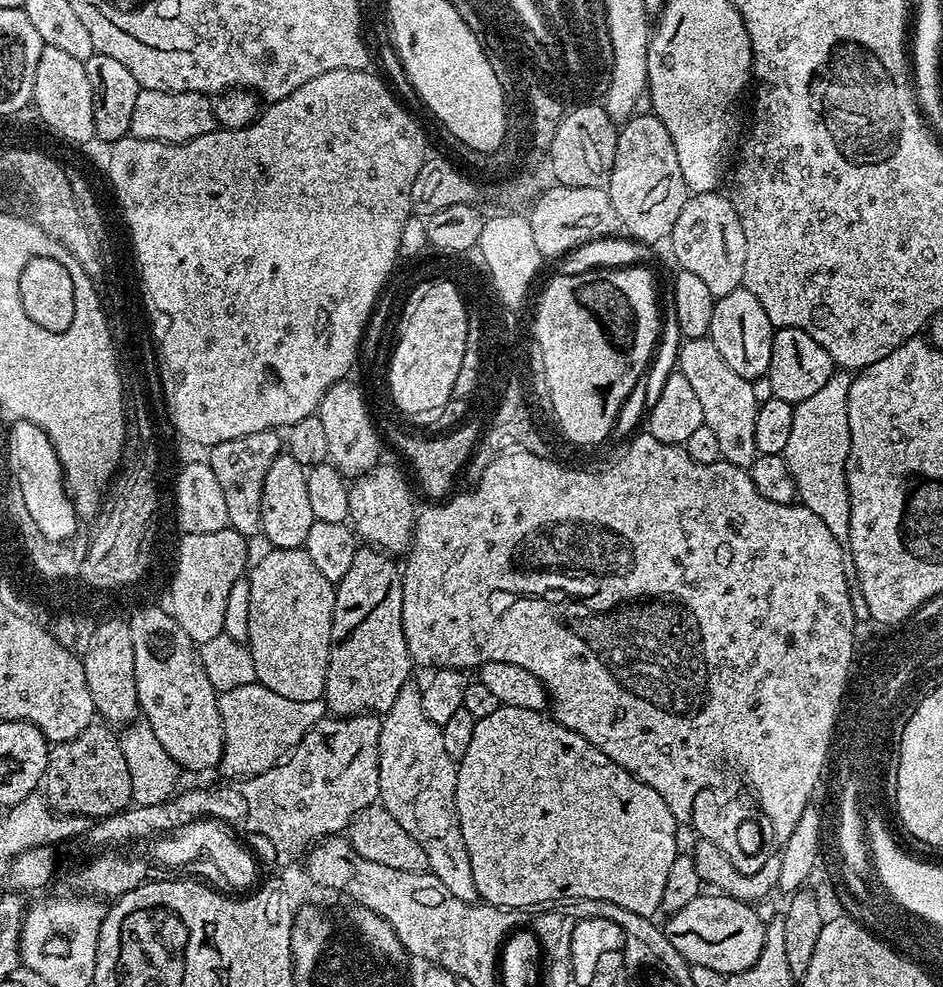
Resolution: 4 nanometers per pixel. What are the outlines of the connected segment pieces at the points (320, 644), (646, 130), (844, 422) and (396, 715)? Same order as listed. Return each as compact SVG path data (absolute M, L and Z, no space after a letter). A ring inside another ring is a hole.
M269 547L267 551L247 573L250 614L246 647L253 658L256 679L293 702L323 700L336 589L322 578L303 548Z
M637 114L632 117L631 120L627 121L617 131L616 134L616 149L614 150L614 170L610 174L608 179L608 193L610 194L610 202L614 202L614 210L618 210L618 218L620 219L623 231L627 233L631 239L636 241L644 241L645 244L651 246L658 245L659 240L667 241L672 235L674 230L674 222L678 222L678 214L682 210L682 206L688 200L690 195L686 182L682 178L682 166L678 166L678 150L674 150L674 138L670 138L670 133L667 132L666 126L662 126L662 122L655 116L655 114Z
M848 370L833 371L830 382L817 390L806 402L794 407L794 427L786 442L783 457L796 482L799 503L810 509L822 522L826 522L830 534L838 542L847 545L850 534L850 498L846 462L850 450L850 426L846 406L852 385L853 373Z
M409 682L394 698L394 706L383 713L380 721L380 765L378 766L378 786L380 787L379 803L383 804L398 821L398 826L426 850L428 871L434 873L438 882L454 894L454 898L462 898L462 902L477 903L474 874L470 870L470 854L466 854L466 842L462 842L462 830L458 822L458 806L456 805L456 769L457 761L446 754L442 743L442 730L426 716L422 708L421 689Z

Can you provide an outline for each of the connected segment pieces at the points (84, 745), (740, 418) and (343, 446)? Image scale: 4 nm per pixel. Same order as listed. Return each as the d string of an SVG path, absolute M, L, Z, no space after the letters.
M94 722L76 738L49 747L42 795L53 812L103 818L123 812L132 804L130 766L126 766L120 736L110 729L107 723Z
M708 336L684 340L681 345L678 370L690 381L694 394L698 394L704 424L710 426L710 431L715 434L721 457L755 457L757 451L754 446L754 418L758 405L751 389L752 381L742 378L742 374L734 374L734 370L726 366L726 358L718 354L718 346L714 346Z
M351 379L339 380L322 398L318 415L322 422L322 427L326 430L326 442L328 443L328 460L335 464L338 471L344 473L348 478L359 478L365 472L371 472L377 464L381 463L380 456L380 436L376 433L376 428L372 425L372 416L368 413L368 404L364 401L364 392L356 384L351 384Z

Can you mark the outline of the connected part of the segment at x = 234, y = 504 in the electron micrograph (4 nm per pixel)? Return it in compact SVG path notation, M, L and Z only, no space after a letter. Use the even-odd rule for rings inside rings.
M262 430L242 438L230 438L207 449L206 462L210 470L214 470L214 478L218 478L218 487L226 502L228 527L246 538L261 535L262 482L266 482L266 470L270 470L270 462L274 462L281 451L282 436L276 430Z

